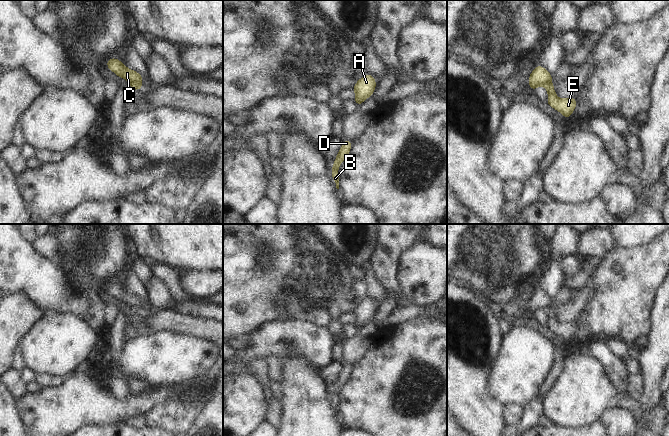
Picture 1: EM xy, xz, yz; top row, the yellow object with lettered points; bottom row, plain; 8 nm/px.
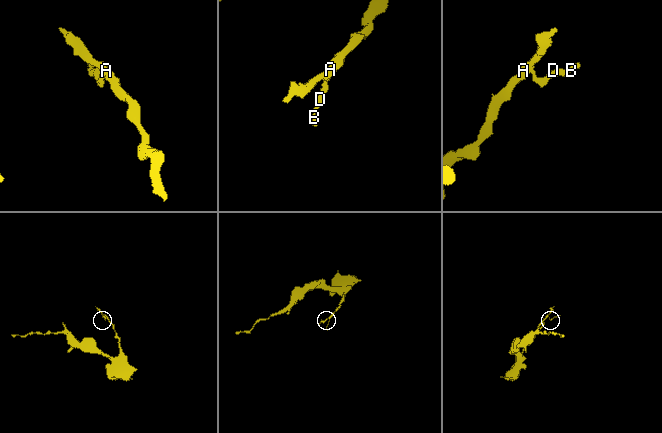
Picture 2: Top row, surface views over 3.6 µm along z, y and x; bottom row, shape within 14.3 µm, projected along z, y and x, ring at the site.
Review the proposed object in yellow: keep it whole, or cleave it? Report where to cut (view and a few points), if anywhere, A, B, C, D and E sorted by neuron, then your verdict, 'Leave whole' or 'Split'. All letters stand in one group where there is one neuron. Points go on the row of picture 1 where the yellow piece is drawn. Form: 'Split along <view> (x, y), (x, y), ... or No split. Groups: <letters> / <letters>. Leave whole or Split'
Split along xy (130, 83), (141, 85). Groups: A C / B D E. Split.

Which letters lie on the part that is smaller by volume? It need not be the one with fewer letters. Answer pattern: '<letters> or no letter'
B, D, E

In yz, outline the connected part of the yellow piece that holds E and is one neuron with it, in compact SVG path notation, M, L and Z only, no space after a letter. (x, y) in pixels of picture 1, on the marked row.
M551 81L546 83L544 87L548 93L547 104L559 111L565 119L571 117L573 110L577 106L576 98L558 98L554 90L554 84Z

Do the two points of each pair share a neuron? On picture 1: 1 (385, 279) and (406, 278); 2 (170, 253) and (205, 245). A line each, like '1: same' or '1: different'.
1: different
2: same

